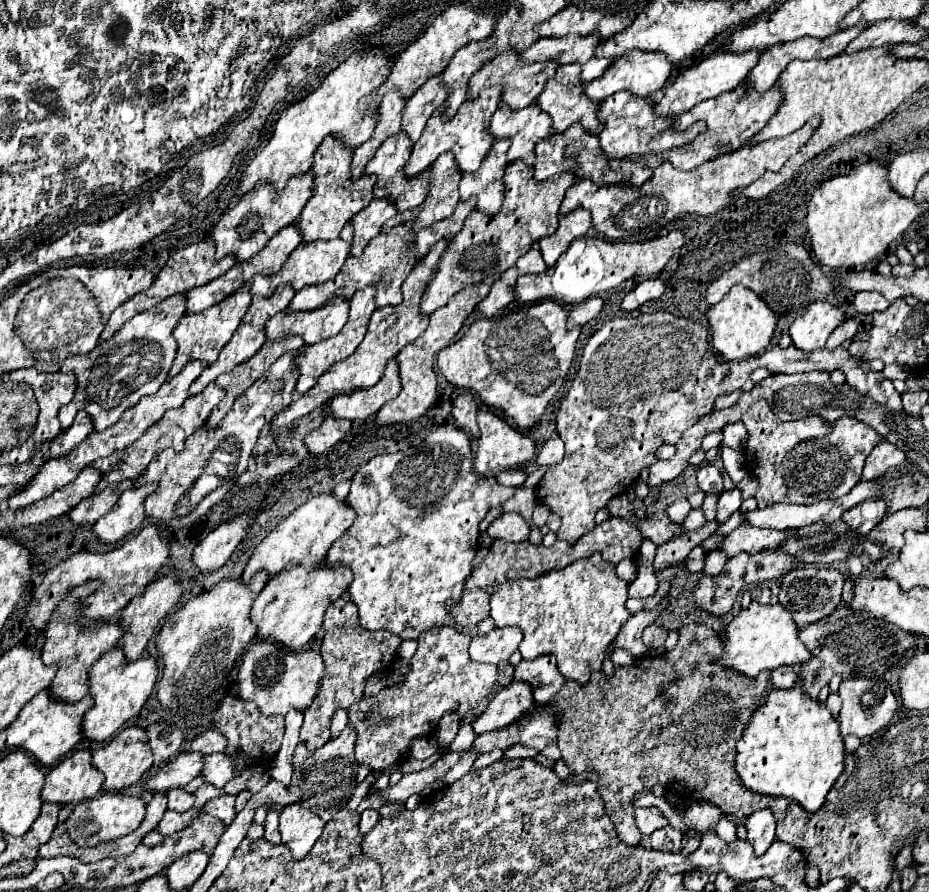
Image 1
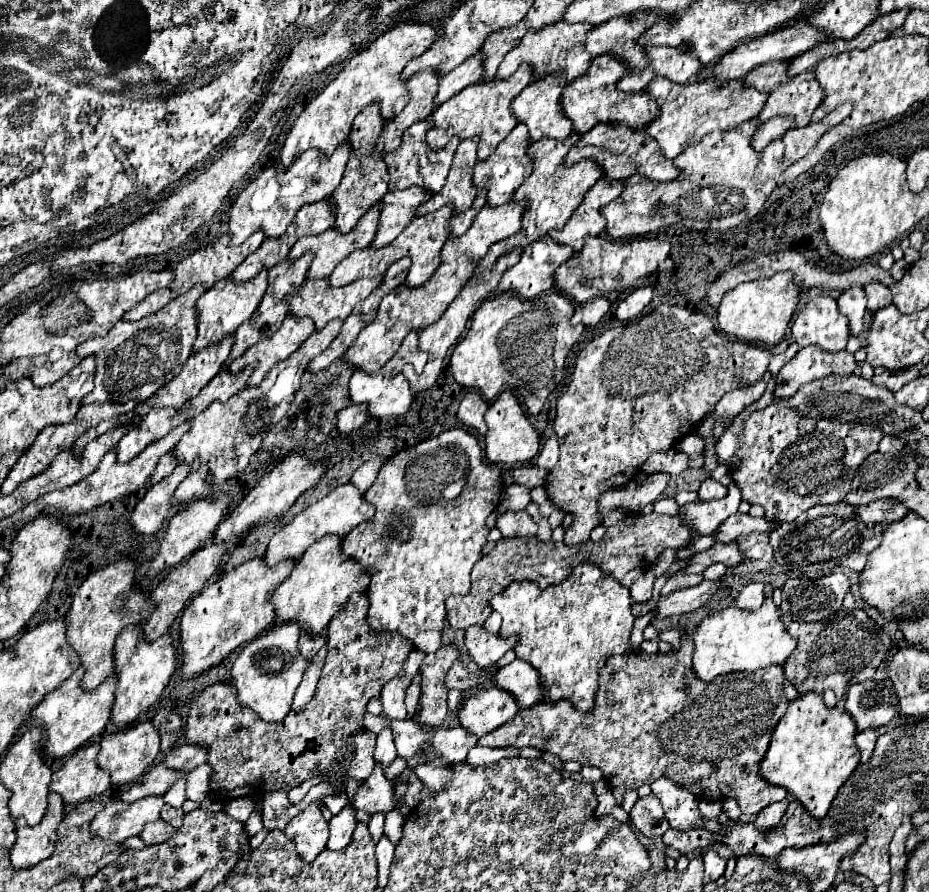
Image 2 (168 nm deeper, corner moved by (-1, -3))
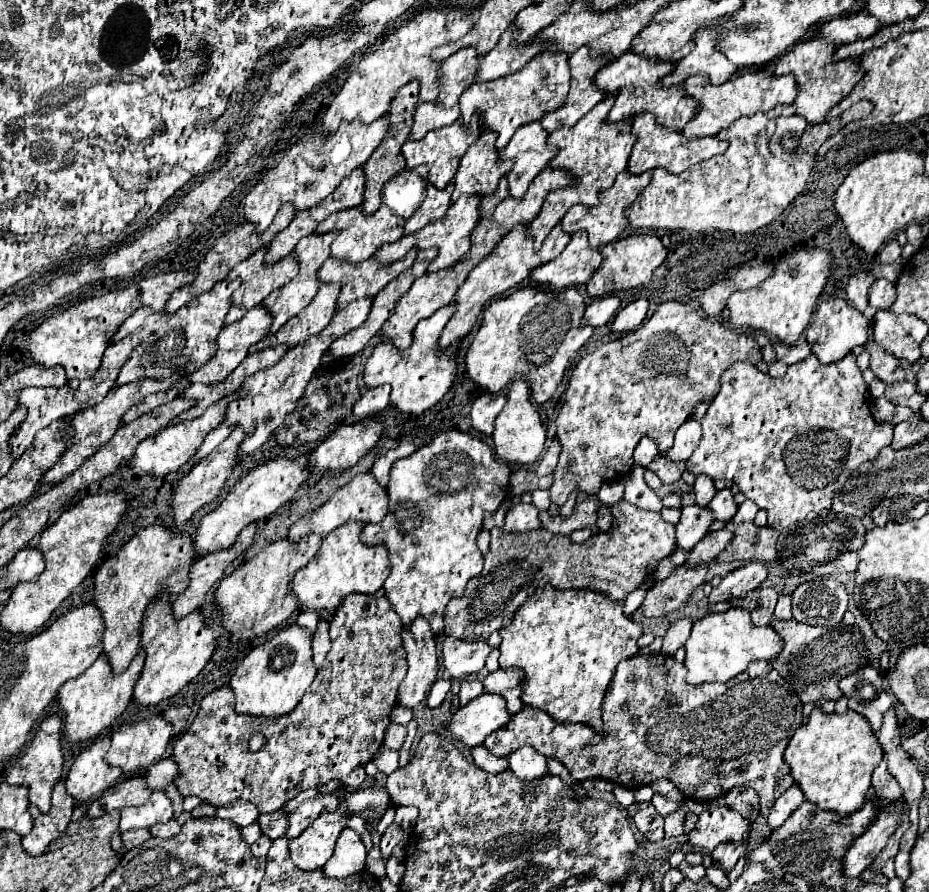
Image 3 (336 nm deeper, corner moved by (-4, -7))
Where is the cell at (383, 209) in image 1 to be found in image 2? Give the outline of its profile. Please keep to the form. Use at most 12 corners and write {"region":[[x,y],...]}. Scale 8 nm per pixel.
{"region":[[419,186],[381,198],[371,246],[393,242],[429,198]]}

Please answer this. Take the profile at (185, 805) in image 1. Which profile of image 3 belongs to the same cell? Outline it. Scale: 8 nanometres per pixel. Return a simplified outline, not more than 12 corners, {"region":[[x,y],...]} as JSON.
{"region":[[172,818],[166,824],[150,826],[156,838],[174,838],[180,832],[178,822]]}

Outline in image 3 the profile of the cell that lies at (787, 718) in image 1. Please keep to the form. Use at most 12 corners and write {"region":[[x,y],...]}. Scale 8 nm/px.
{"region":[[814,708],[784,754],[806,800],[860,810],[884,756],[862,714]]}

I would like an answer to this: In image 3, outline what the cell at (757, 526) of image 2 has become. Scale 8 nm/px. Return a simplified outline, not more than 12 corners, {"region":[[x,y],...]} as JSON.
{"region":[[708,532],[686,558],[686,566],[712,562],[732,534]]}

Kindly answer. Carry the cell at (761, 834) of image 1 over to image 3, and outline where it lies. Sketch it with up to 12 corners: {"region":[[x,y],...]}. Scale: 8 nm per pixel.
{"region":[[792,784],[768,814],[770,828],[782,822],[804,802],[804,792]]}

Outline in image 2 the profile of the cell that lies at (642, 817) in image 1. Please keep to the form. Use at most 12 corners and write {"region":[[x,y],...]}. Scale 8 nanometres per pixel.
{"region":[[655,796],[639,798],[629,812],[647,838],[663,836],[669,822]]}

